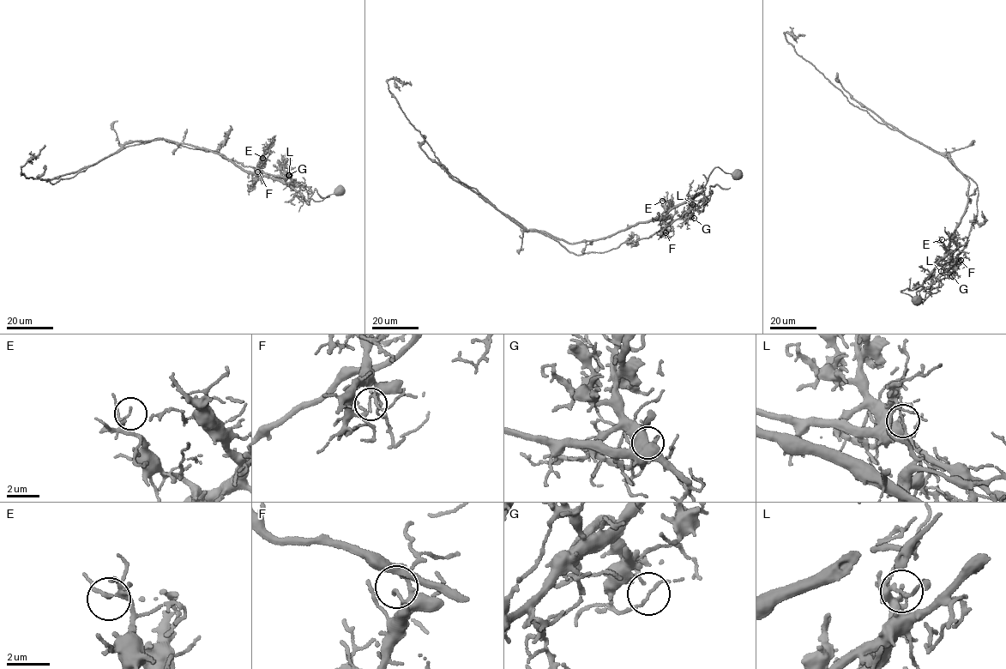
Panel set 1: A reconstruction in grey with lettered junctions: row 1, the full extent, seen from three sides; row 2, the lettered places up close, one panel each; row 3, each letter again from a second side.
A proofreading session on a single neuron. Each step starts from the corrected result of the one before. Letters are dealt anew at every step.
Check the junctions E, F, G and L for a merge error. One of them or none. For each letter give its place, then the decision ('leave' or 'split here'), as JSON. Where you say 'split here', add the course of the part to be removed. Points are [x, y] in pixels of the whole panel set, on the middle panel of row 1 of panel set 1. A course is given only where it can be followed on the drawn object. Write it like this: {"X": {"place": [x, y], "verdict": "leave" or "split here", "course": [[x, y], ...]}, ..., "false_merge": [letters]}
{"E": {"place": [662, 201], "verdict": "leave"}, "F": {"place": [665, 232], "verdict": "leave"}, "G": {"place": [694, 218], "verdict": "leave"}, "L": {"place": [692, 204], "verdict": "split here", "course": [[692, 204], [647, 238], [600, 252], [569, 252], [450, 173], [387, 81], [396, 78], [411, 85]]}, "false_merge": ["L"]}

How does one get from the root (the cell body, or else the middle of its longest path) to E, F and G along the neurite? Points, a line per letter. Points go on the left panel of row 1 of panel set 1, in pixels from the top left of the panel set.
E: (340, 189), (321, 201), (307, 201), (292, 188), (261, 174), (258, 165), (264, 159), (262, 158)
F: (340, 189), (321, 201), (307, 201), (292, 188), (257, 171)
G: (340, 189), (321, 201), (307, 201), (298, 183), (284, 174), (280, 177), (286, 180), (288, 175)

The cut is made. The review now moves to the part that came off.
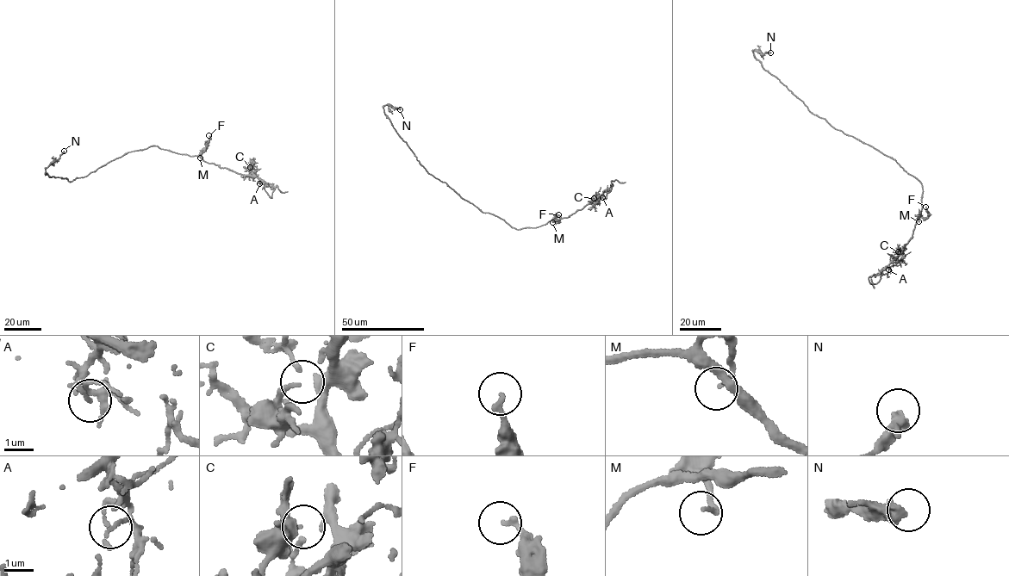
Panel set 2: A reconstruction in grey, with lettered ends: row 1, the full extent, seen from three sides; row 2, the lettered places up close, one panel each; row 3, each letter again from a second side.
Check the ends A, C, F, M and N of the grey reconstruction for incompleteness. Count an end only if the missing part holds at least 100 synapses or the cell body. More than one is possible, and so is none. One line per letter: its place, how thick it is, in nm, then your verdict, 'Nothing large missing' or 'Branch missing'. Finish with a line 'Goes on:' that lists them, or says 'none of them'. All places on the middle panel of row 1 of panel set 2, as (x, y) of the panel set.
A: Place: (602, 197). Thickness 110 nm. Nothing large missing
C: Place: (594, 198). Thickness 160 nm. Nothing large missing
F: Place: (558, 214). Thickness 180 nm. Nothing large missing
M: Place: (552, 222). Thickness 120 nm. Nothing large missing
N: Place: (400, 109). Thickness 340 nm. Nothing large missing
Goes on: none of them

